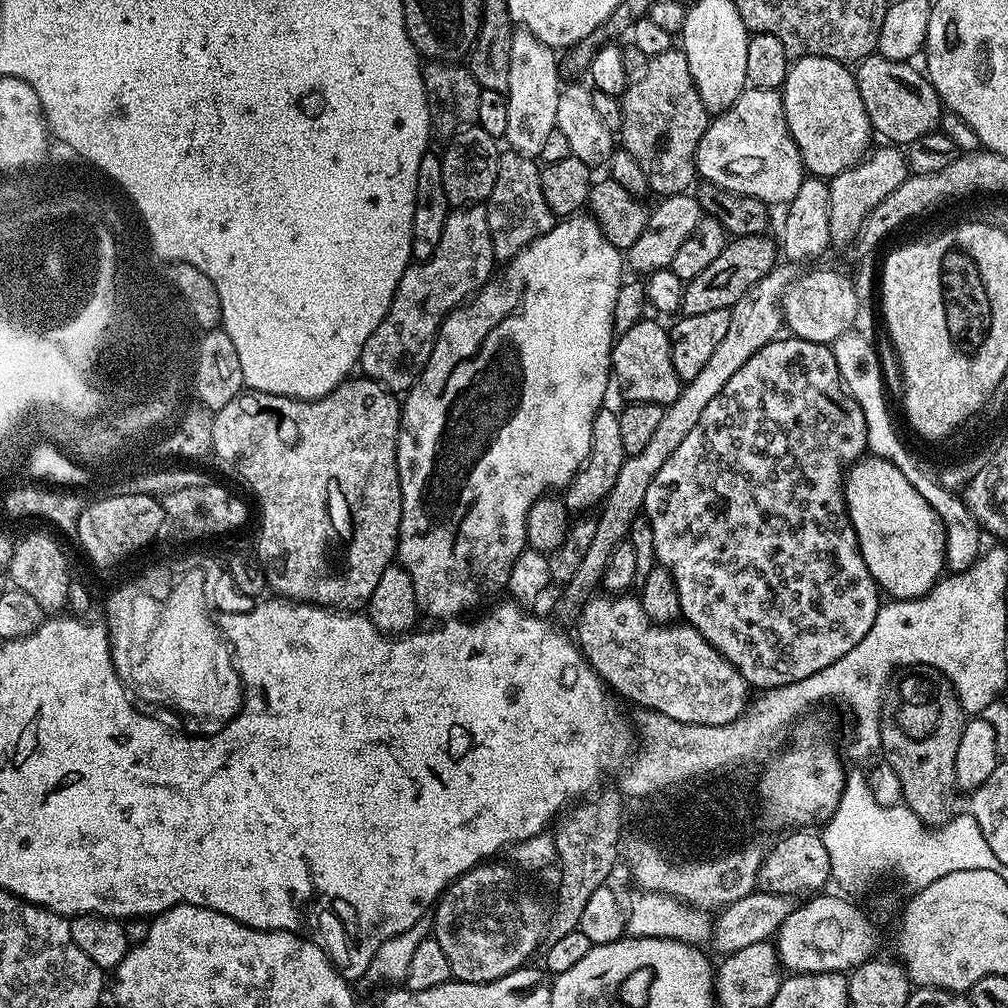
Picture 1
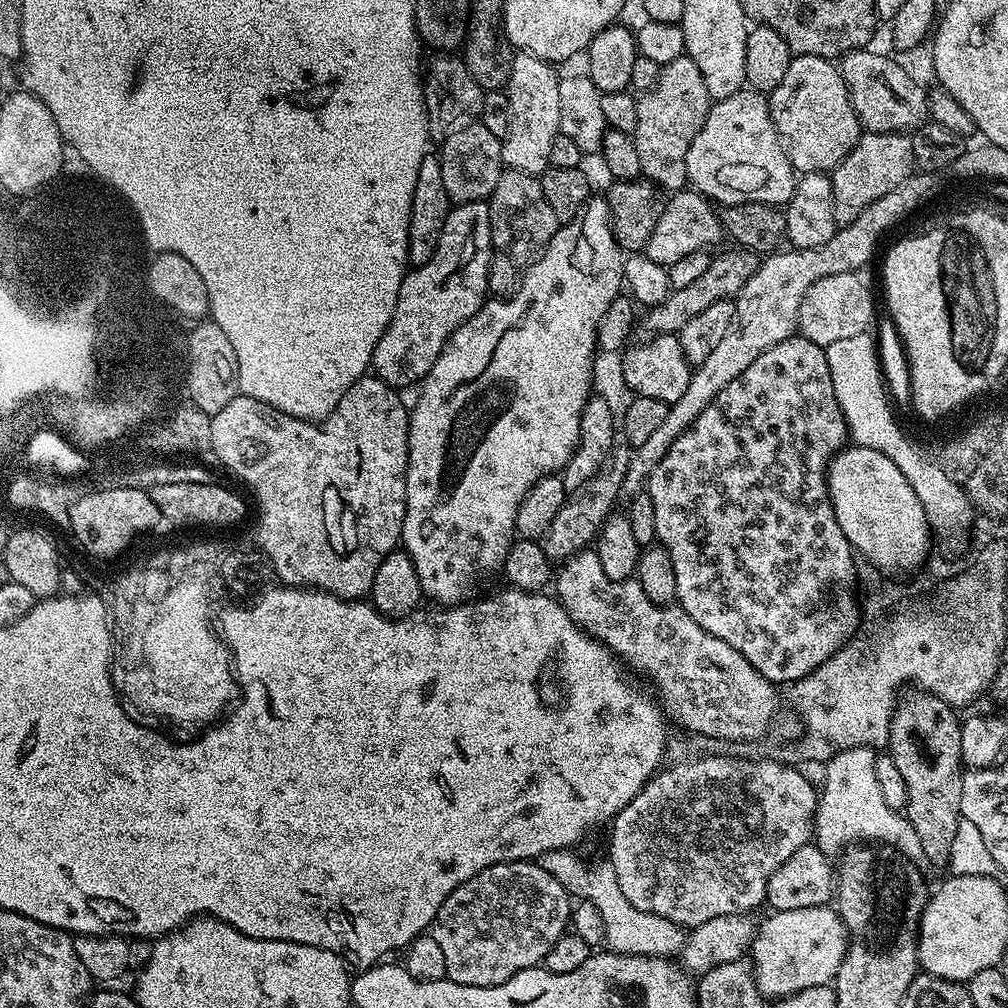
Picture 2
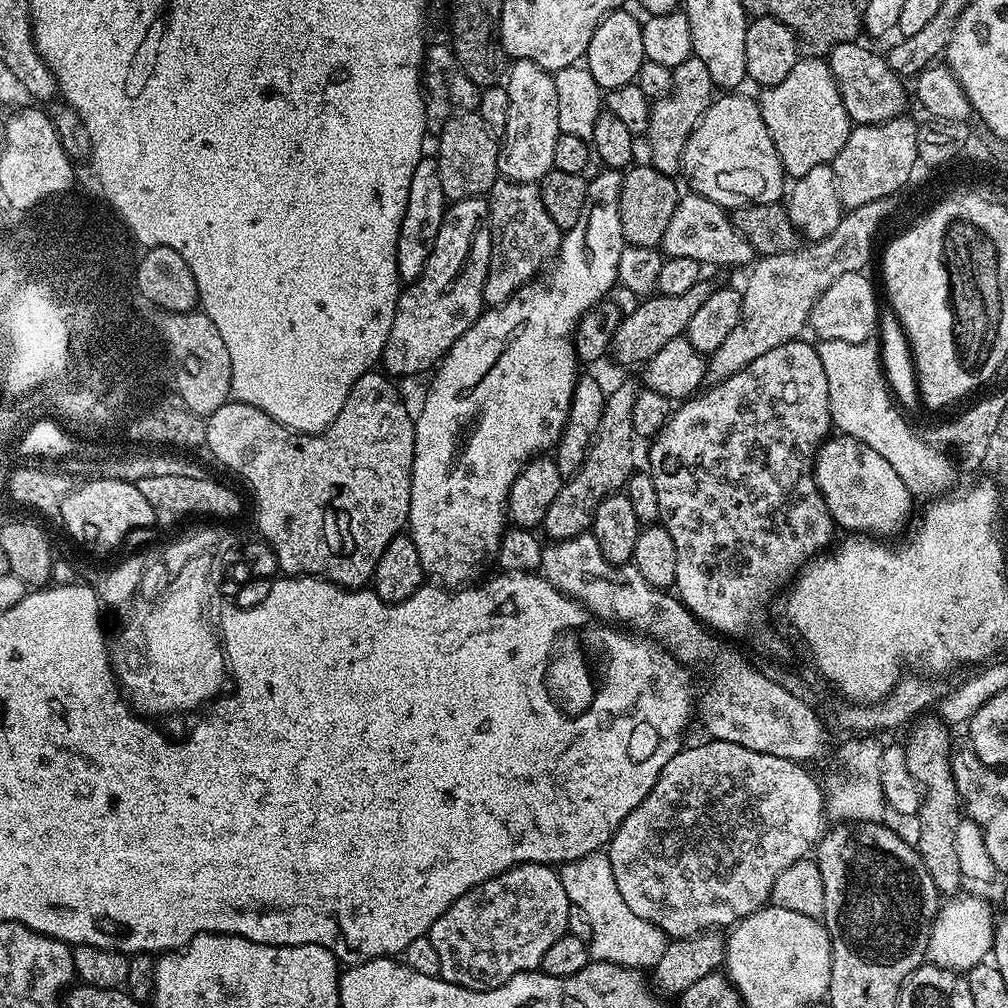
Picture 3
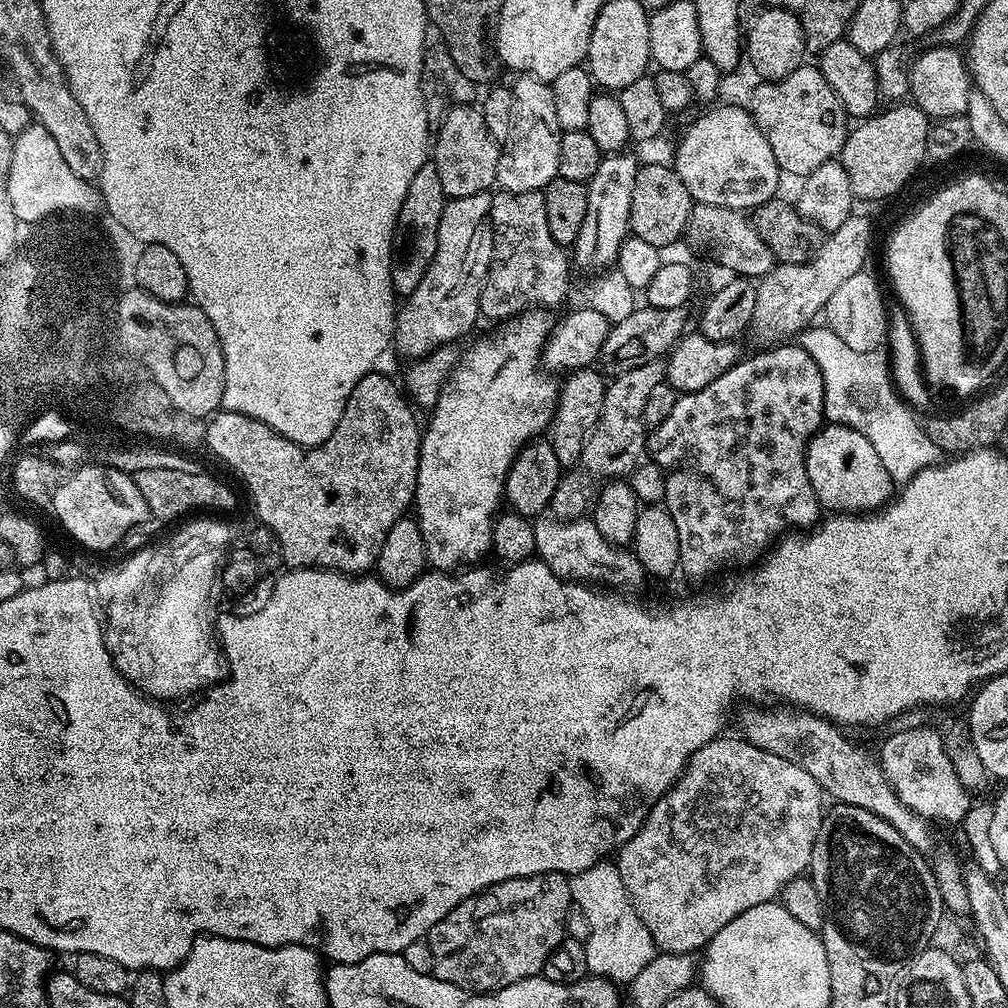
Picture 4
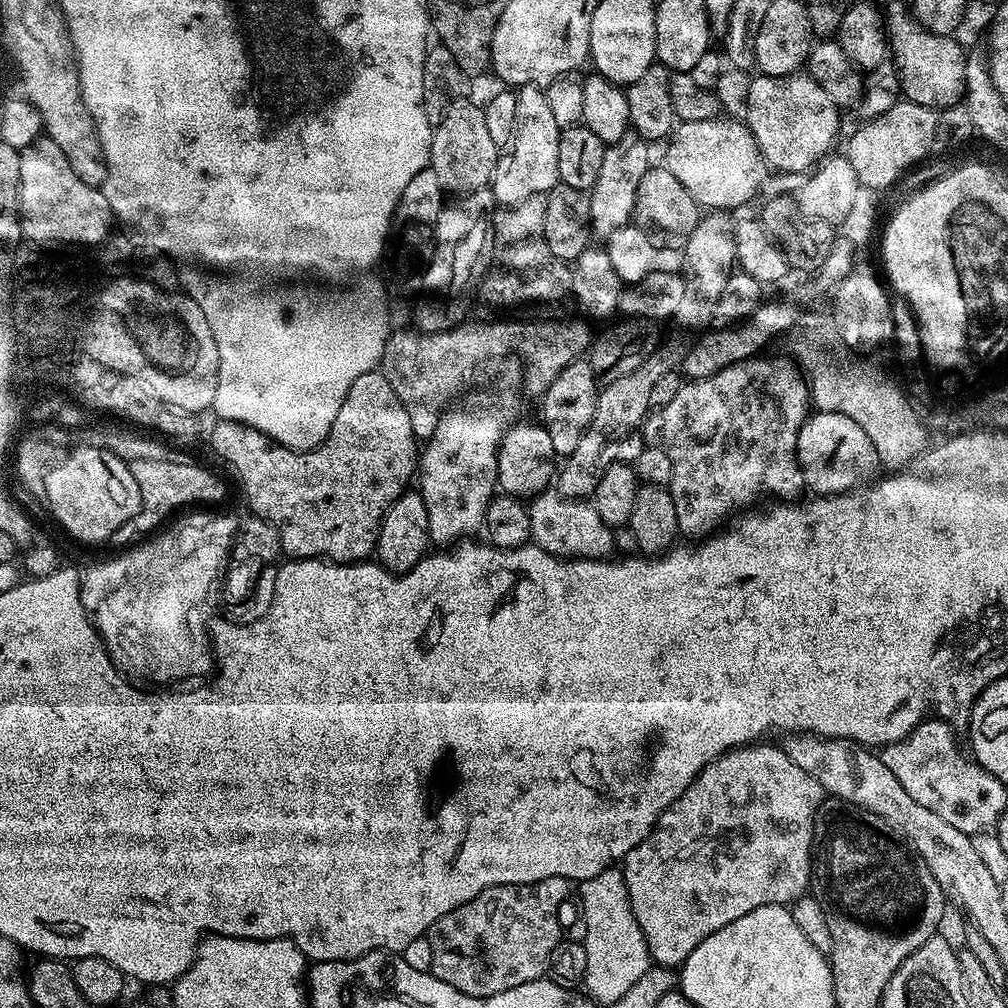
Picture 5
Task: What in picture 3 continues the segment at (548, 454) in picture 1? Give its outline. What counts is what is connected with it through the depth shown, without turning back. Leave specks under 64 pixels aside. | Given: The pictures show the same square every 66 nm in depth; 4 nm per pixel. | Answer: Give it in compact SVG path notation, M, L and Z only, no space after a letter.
M604 168L596 177L588 180L588 193L586 194L586 206L582 218L574 222L572 228L563 233L560 241L559 253L551 265L552 277L548 284L533 282L525 284L511 300L499 306L489 307L480 313L480 317L472 323L470 330L450 346L450 350L444 355L435 369L436 377L432 380L432 385L428 388L428 393L424 396L424 405L420 408L420 416L415 417L414 423L416 433L414 434L414 466L412 467L412 481L410 482L410 514L406 525L407 535L412 537L414 546L418 546L418 558L422 558L425 573L432 572L437 581L448 586L464 586L469 582L485 575L484 567L488 560L495 561L500 551L500 543L506 531L506 521L508 520L508 492L514 486L514 482L520 477L520 471L529 460L537 454L547 453L555 449L556 443L560 441L560 436L564 433L564 427L568 421L568 411L570 402L574 394L574 386L578 379L576 364L576 345L574 343L574 333L577 323L593 308L601 303L604 296L618 284L618 258L624 249L624 235L622 234L622 218L620 217L620 187L624 181L623 175L617 169Z

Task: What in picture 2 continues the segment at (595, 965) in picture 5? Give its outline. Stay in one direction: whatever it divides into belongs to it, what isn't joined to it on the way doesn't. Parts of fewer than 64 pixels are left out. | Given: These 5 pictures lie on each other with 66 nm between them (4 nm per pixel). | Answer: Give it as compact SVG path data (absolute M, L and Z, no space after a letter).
M572 850L563 852L546 852L542 857L544 869L568 891L569 897L577 901L590 902L602 914L604 923L604 944L618 954L627 956L662 956L672 958L684 947L685 929L679 924L667 920L658 914L650 914L646 910L638 910L622 894L622 886L618 886L618 878L614 874L614 866L607 859L582 860Z

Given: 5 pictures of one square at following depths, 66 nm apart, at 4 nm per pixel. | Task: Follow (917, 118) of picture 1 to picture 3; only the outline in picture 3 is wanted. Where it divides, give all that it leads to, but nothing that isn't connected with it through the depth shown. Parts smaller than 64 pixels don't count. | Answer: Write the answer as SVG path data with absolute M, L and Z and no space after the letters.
M857 41L839 43L829 52L828 61L835 82L842 94L843 106L852 122L862 125L876 125L903 115L910 96L904 88L905 81L889 66L887 59L878 55Z

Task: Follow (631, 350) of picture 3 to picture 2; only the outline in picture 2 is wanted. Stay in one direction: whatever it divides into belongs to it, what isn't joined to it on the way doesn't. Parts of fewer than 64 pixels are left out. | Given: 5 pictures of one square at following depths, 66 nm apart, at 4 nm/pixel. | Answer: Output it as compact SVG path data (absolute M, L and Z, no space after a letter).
M747 250L735 251L724 252L721 256L718 256L718 254L713 255L710 266L706 266L704 273L696 281L690 282L690 286L672 288L668 293L668 297L661 304L651 305L647 309L648 317L645 320L643 317L642 320L642 328L644 324L645 333L670 332L679 334L682 326L686 326L686 322L690 318L694 318L694 314L702 314L702 310L706 310L706 306L714 306L714 302L719 300L735 298L742 290L742 286L746 286L746 282L750 282L750 278L756 272L758 263L757 253Z

